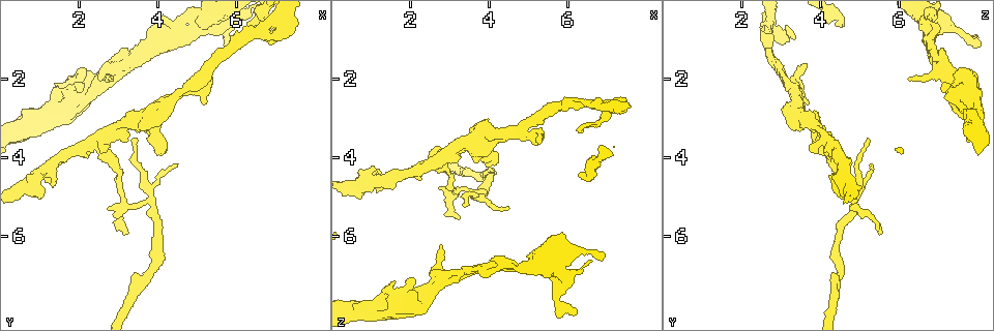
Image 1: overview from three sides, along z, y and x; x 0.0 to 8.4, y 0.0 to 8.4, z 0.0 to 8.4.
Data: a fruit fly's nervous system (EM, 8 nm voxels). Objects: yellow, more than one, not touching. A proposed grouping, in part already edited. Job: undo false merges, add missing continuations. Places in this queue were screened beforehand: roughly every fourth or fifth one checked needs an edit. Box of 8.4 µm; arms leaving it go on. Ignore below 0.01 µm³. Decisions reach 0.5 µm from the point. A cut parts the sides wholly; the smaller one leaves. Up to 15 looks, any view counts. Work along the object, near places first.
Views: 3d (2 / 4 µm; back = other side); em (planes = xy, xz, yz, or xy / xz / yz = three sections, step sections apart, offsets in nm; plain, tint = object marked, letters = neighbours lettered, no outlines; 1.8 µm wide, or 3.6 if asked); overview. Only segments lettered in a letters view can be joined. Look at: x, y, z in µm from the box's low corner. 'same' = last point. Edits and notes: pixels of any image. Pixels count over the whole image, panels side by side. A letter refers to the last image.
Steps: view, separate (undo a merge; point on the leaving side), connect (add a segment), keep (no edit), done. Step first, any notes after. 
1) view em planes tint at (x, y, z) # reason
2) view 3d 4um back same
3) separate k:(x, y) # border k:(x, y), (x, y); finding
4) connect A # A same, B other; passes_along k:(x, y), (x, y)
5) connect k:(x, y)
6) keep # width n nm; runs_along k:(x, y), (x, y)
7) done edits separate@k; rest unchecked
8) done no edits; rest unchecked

view 3d 2um at (2.65, 3.60, 4.15) # sharp bend

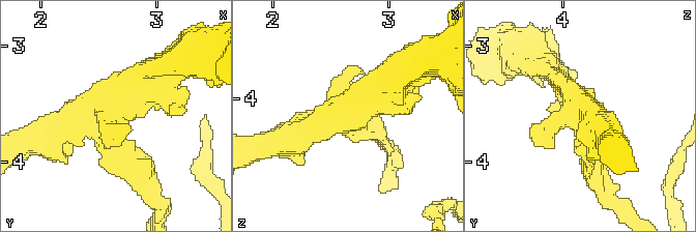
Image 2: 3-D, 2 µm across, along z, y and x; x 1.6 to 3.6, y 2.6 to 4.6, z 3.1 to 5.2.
view em planes letters at (2.62, 3.58, 4.14) # arms 3; now the EM

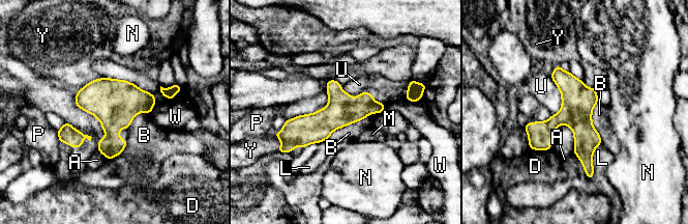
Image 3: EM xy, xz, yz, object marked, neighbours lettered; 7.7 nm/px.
keep # longest_contact B 460 nm; A other, B other, D other, L other, M other, N other, P other, U other, W other, Y other; one neuron here

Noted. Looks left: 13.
view 3d 2um at (2.75, 1.95, 6.15) # free end

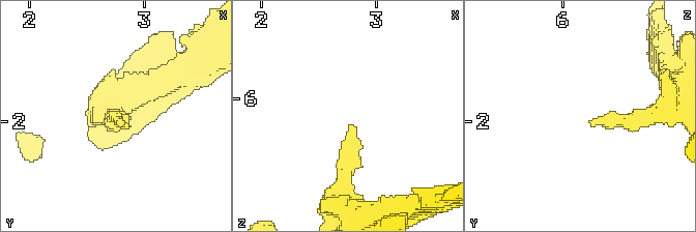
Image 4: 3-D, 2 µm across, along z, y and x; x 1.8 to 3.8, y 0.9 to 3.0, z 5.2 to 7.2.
view em planes letters at (2.76, 2.00, 6.20) # now the EM

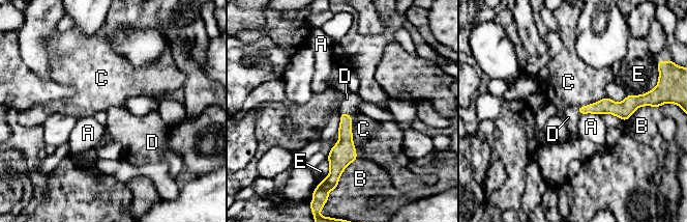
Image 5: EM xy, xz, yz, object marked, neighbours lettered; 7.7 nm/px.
connect 5:(347, 99) # longest_contact C 240 nm; A other, B other, C other, D same, E other; it goes on there

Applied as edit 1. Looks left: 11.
view 3d 2um at (6.30, 0.65, 4.40)

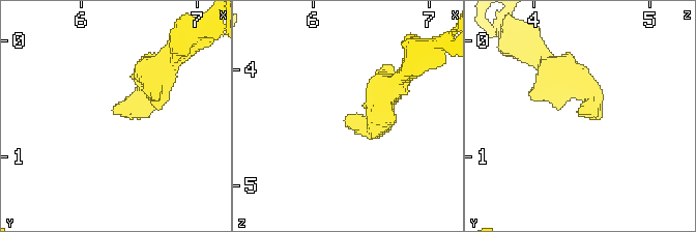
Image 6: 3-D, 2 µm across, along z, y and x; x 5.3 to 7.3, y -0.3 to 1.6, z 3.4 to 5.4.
view em planes letters at (6.26, 0.60, 4.46) # now the EM

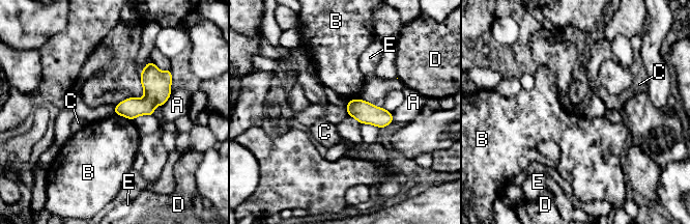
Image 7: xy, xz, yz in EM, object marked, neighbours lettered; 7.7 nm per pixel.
keep # A other, B other, C other, D other, E other; border 7:(115, 113), (133, 120); no lettered segment goes on from it

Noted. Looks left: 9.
view em xy step 16 tint at (4.75, 2.25, 3.35) # arms part here

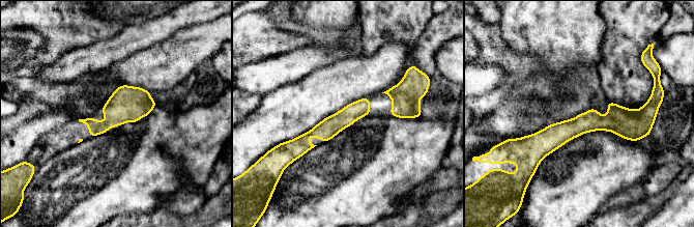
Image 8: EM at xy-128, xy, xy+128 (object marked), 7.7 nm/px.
view em planes tint same

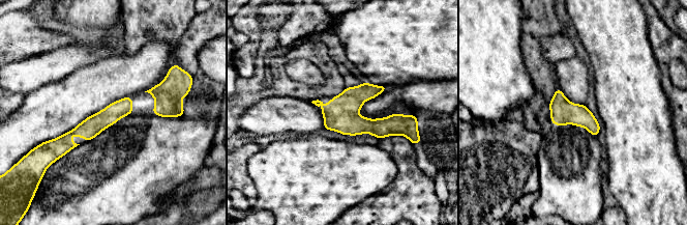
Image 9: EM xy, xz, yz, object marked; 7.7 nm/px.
view em planes letters same # see the neighbours

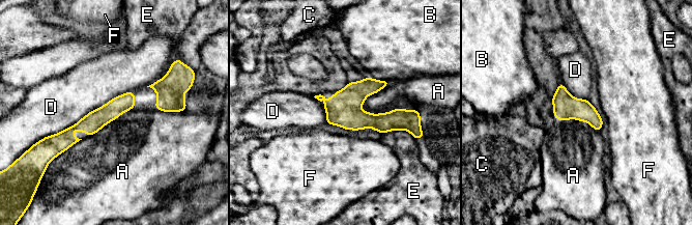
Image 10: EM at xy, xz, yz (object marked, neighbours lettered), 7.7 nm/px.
keep # width 150 nm; A other, B other, C other, D other, E other, F other; runs_along 10:(320, 97), (356, 119), (407, 115); one neuron here

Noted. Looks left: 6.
view 3d 2um back at (1.20, 2.65, 7.55) # branch stops here

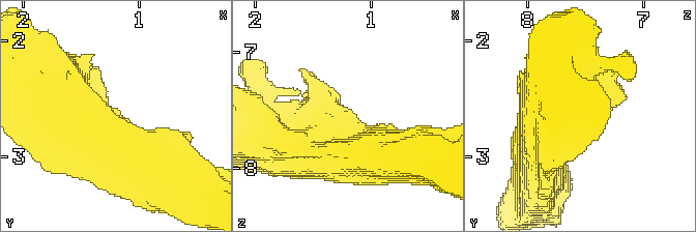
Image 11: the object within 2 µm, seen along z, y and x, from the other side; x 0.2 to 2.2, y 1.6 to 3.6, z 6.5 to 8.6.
view em planes letters at (1.20, 2.62, 7.52)

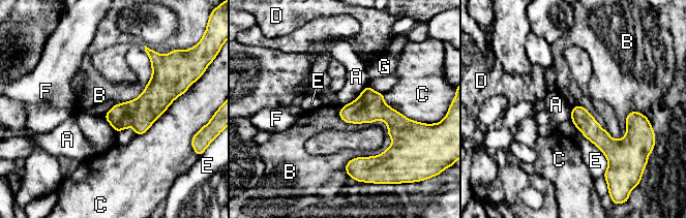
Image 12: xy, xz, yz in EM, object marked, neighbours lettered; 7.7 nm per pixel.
keep # longest_contact B 600 nm; A other, B other, C other, D other, E other, F other, G other; none of them fits

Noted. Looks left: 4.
view 3d 4um at (4.55, 0.90, 6.80) # sudden change in width

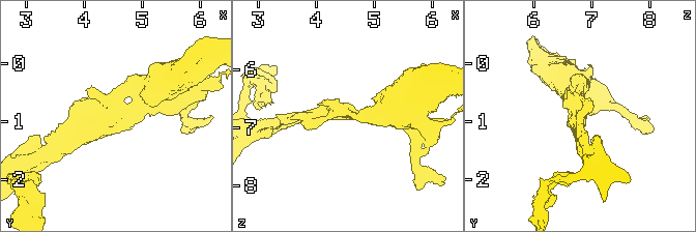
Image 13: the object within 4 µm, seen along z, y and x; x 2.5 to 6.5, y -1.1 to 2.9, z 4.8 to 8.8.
view em planes letters at (4.55, 0.85, 6.75) # now the EM

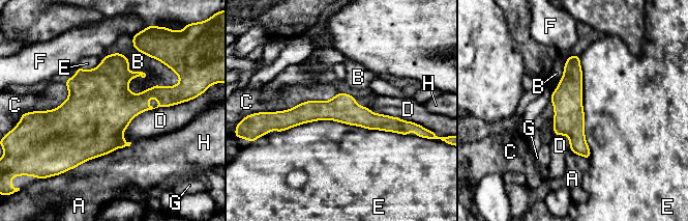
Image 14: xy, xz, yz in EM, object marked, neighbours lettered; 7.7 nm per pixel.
keep # A other, B other, C other, D other, E other, F other, G other, H other; border 14:(272, 129), (334, 119), (407, 135); continuous, no second neuron

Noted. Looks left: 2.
done edits connect@5; rest unchecked

